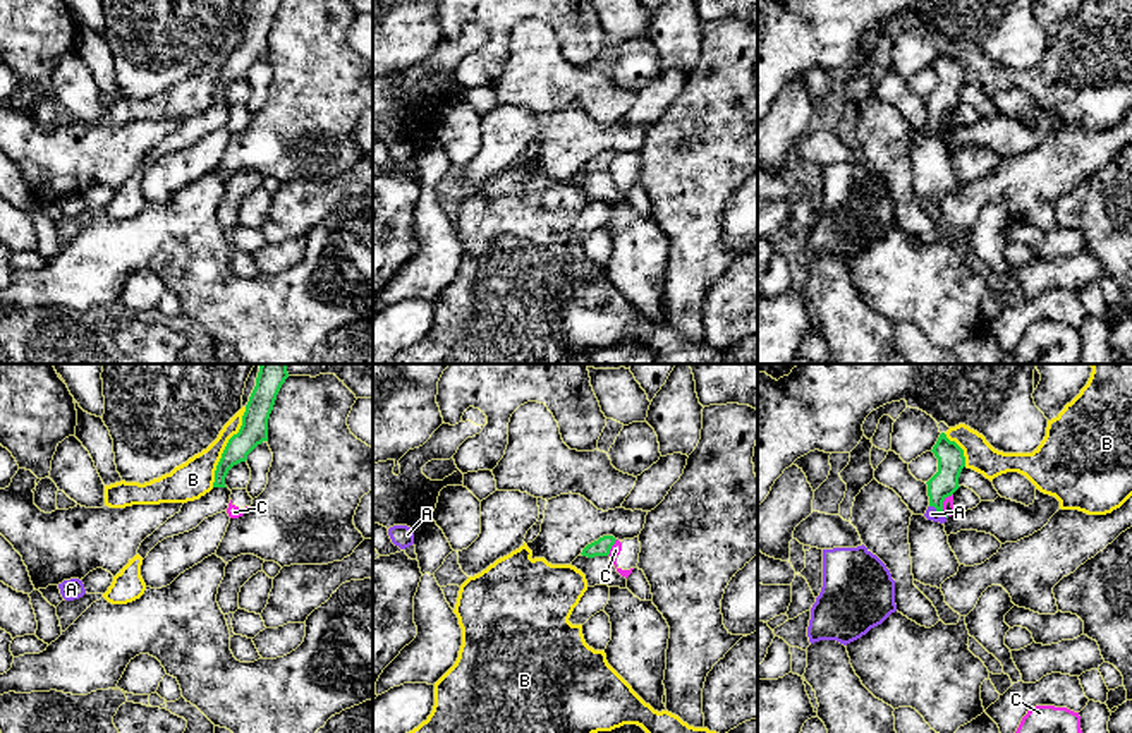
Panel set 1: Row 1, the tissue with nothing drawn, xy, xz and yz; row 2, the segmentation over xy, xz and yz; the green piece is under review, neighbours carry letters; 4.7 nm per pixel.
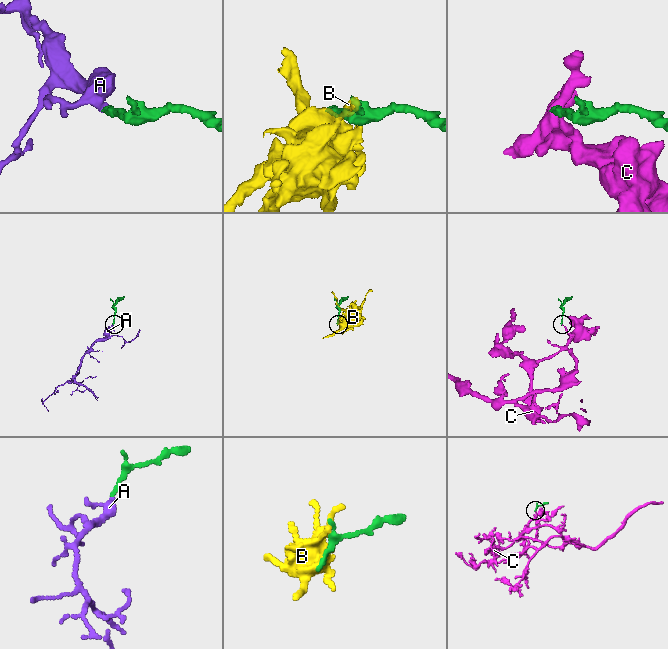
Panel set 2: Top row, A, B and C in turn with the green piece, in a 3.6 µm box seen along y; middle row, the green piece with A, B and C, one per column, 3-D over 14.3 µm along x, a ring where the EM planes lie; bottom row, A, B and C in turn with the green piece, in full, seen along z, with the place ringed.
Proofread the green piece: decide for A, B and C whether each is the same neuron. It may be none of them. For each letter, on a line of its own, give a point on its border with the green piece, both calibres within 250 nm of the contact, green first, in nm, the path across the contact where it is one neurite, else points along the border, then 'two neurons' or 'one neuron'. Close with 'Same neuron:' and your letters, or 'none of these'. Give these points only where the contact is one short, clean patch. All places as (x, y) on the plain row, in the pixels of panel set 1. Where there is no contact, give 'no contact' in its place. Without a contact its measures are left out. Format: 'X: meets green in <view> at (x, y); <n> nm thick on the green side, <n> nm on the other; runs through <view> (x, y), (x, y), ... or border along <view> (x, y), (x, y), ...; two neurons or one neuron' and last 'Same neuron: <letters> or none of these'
A: meets green in yz at (938, 127); 130 nm thick on the green side, 60 nm on the other; runs through yz (950, 76), (937, 107), (938, 127), (931, 129); one neuron
B: meets green in xy at (225, 62); 130 nm thick on the green side, 180 nm on the other; two neurons
C: meets green in yz at (942, 121); 130 nm thick on the green side, 60 nm on the other; border along yz (952, 109), (943, 117), (947, 131); two neurons
Same neuron: A

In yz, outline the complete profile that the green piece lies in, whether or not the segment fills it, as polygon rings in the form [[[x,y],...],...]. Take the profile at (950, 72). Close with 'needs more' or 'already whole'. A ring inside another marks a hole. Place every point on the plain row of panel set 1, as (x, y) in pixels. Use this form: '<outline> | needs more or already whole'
[[[945,48],[940,50],[931,67],[938,74],[938,88],[926,98],[929,122],[924,132],[945,139],[948,130],[943,127],[943,117],[960,103],[959,93],[965,82],[965,72],[964,65],[950,57]]] | needs more

